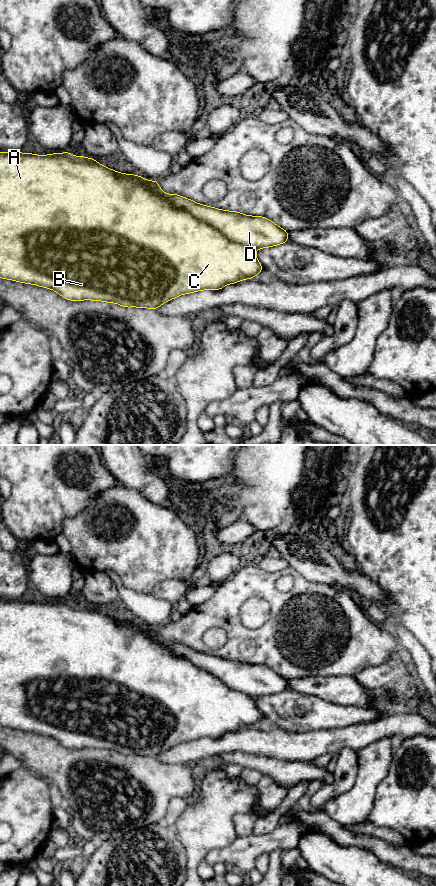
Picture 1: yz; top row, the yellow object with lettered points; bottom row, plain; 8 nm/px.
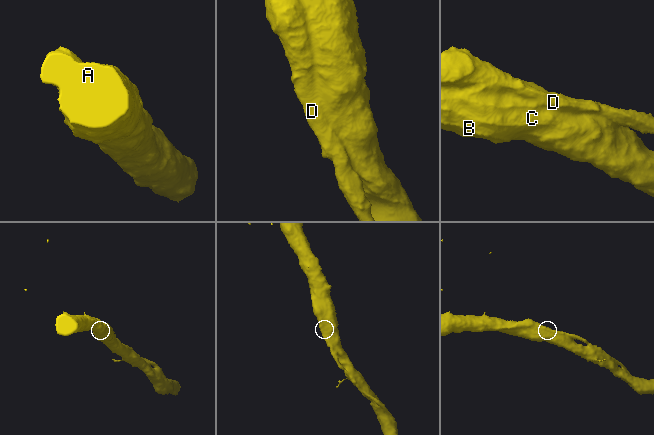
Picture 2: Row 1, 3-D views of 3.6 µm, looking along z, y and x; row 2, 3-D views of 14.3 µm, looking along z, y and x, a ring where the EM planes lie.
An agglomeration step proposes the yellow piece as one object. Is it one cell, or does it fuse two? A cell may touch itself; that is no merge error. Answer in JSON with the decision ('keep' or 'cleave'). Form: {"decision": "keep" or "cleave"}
{"decision": "keep"}

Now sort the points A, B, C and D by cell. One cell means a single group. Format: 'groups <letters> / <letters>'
groups A B C D

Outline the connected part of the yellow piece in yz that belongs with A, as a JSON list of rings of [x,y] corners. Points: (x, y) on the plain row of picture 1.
[[[0,600],[0,726],[9,727],[16,730],[22,730],[26,732],[33,732],[44,736],[49,736],[57,740],[59,743],[67,748],[81,749],[81,748],[94,748],[103,749],[108,751],[117,751],[120,754],[150,756],[157,758],[161,752],[166,751],[182,742],[189,742],[201,738],[220,738],[228,732],[233,732],[245,727],[255,726],[257,722],[263,719],[262,713],[259,711],[255,699],[260,696],[273,695],[279,692],[283,692],[289,689],[288,679],[282,677],[272,669],[262,664],[249,664],[244,663],[241,660],[226,659],[209,655],[206,653],[198,652],[193,648],[187,647],[183,644],[176,642],[165,642],[156,628],[148,629],[141,624],[134,622],[123,622],[118,619],[114,619],[99,612],[95,607],[87,606],[84,604],[74,604],[70,600],[54,601],[50,603],[35,603],[31,601],[19,601],[19,600]]]

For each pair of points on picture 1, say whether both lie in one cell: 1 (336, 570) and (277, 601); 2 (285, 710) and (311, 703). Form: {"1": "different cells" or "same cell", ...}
{"1": "different cells", "2": "same cell"}

